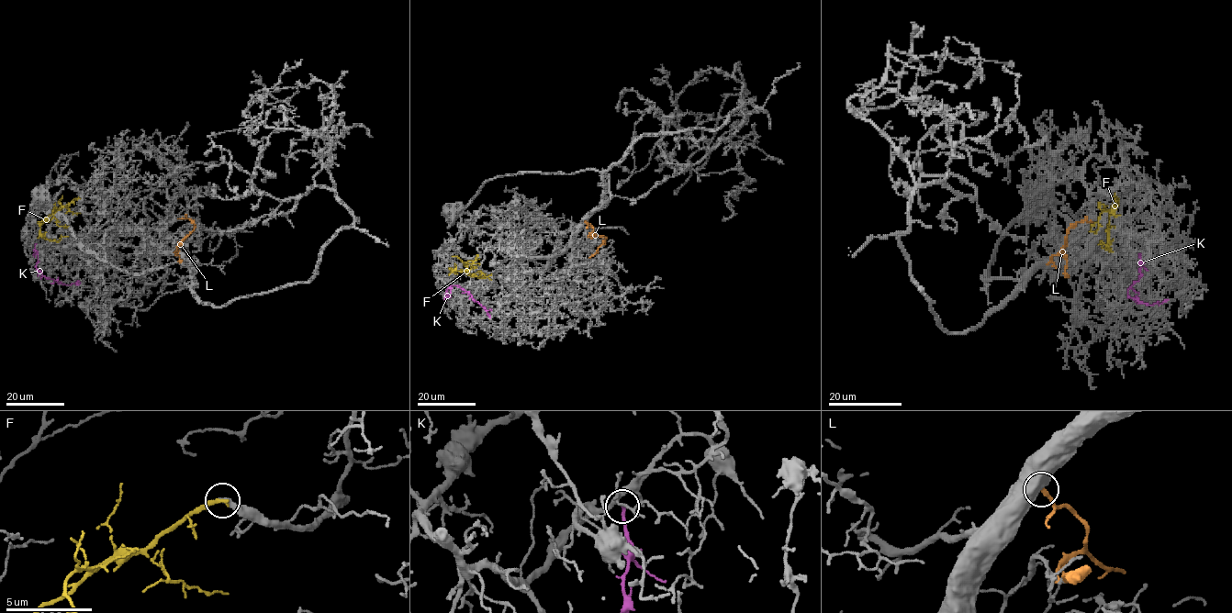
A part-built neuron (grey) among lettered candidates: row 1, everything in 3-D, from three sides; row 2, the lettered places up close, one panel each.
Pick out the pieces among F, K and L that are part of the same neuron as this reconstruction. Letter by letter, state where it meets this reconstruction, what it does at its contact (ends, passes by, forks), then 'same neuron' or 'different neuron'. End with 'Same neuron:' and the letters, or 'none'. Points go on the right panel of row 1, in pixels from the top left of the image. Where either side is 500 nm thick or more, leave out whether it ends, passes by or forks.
F: (1114, 195) | it ends | different neuron
K: (1139, 253) | it ends | different neuron
L: (1047, 263) | different neuron
Same neuron: none

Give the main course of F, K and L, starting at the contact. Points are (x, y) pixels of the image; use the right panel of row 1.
F: (1114, 196), (1116, 206), (1108, 217), (1110, 249), (1102, 247), (1100, 243)
K: (1138, 253), (1139, 277), (1127, 288), (1127, 295), (1148, 305), (1167, 299)
L: (1047, 263), (1064, 245), (1067, 230), (1077, 222), (1092, 221)

